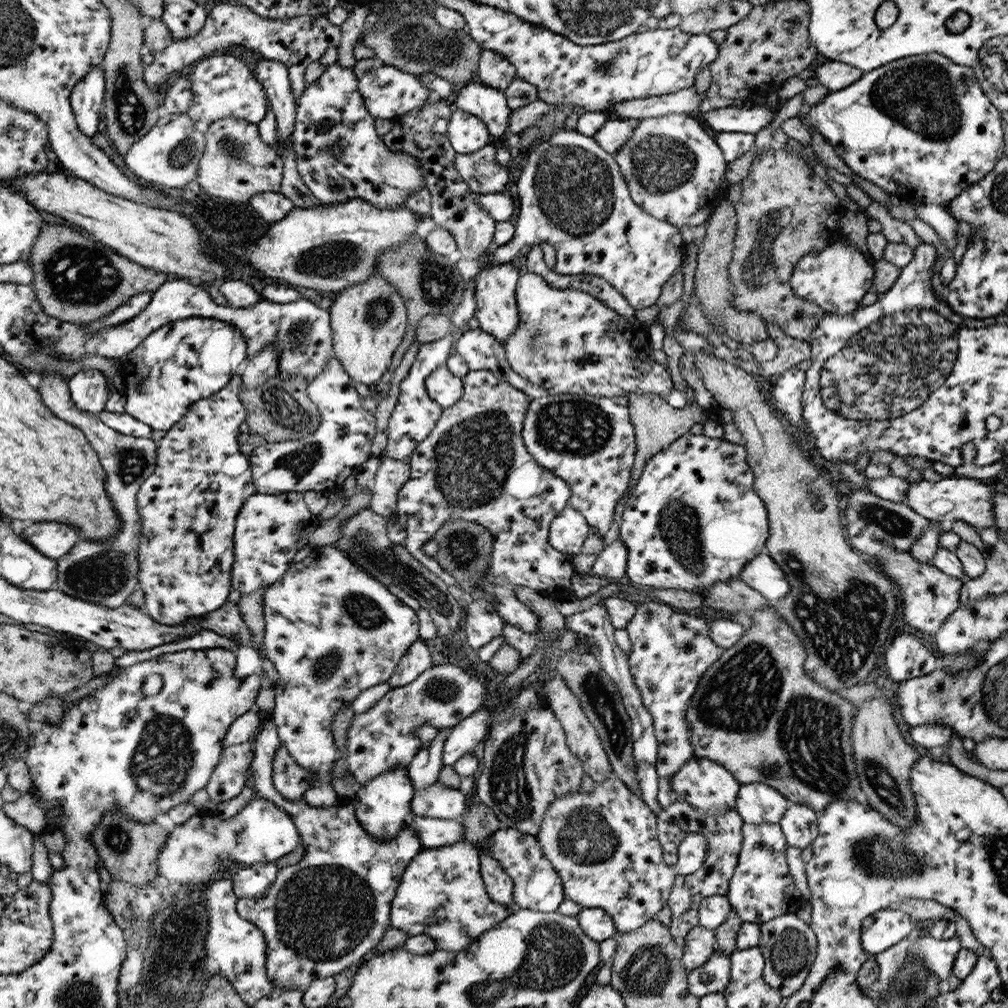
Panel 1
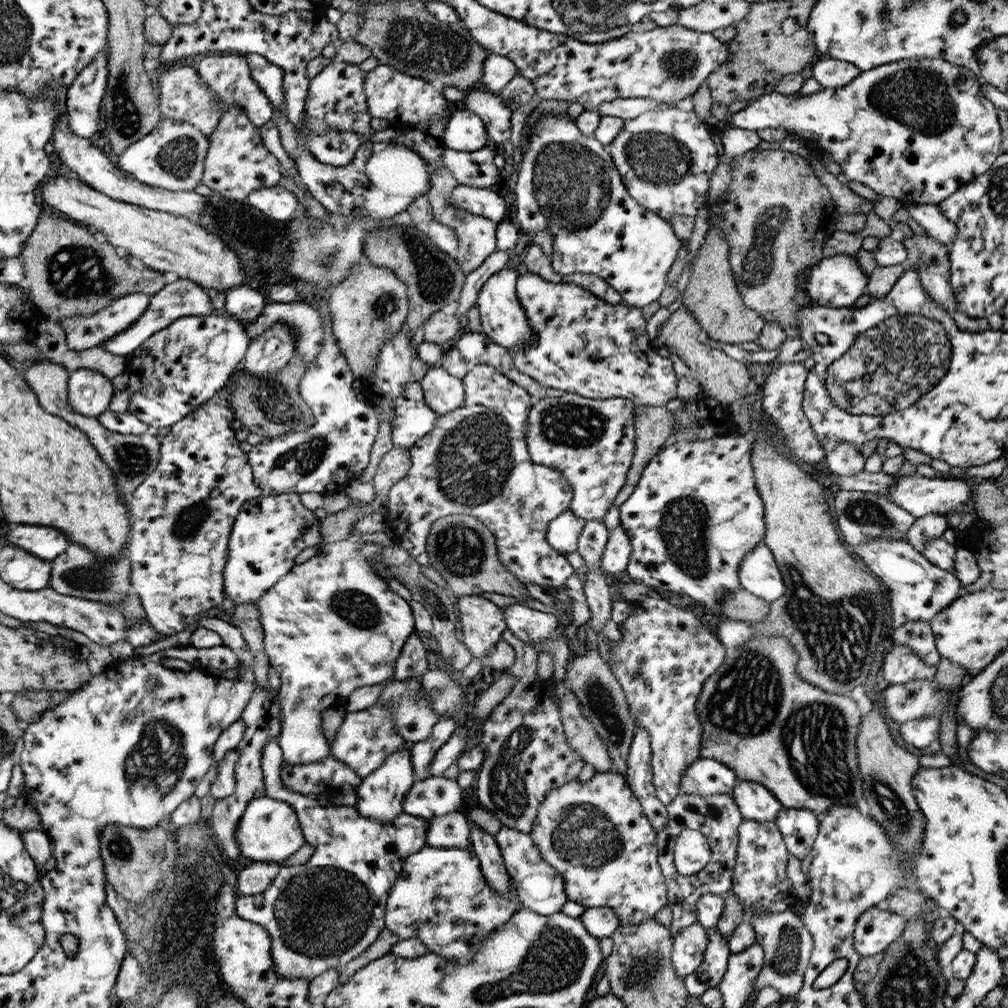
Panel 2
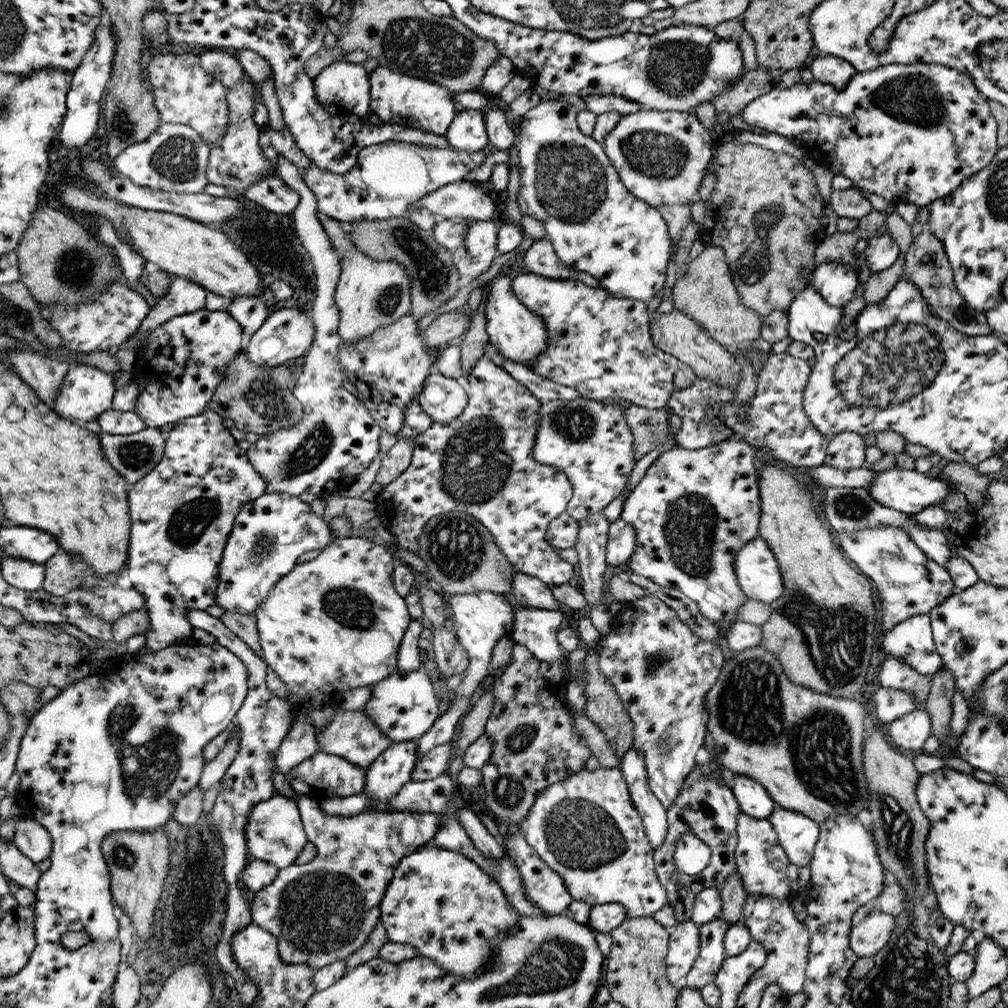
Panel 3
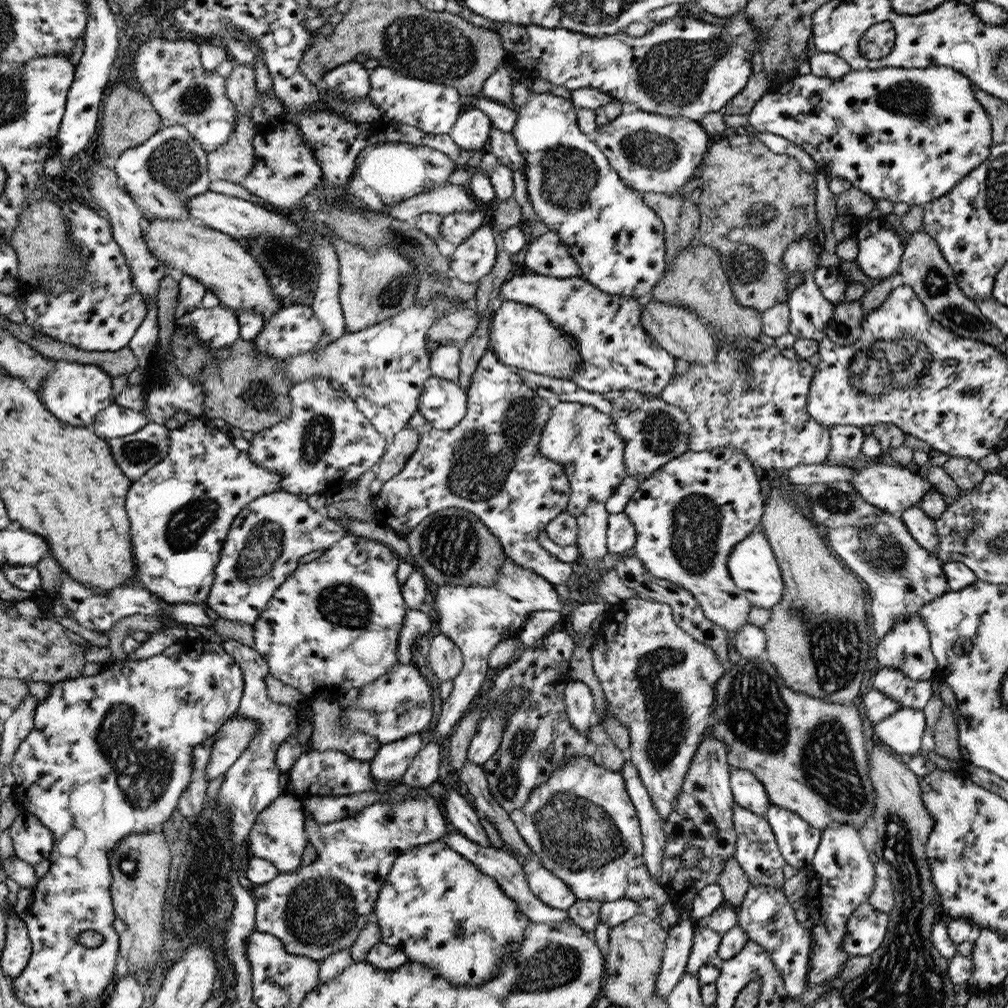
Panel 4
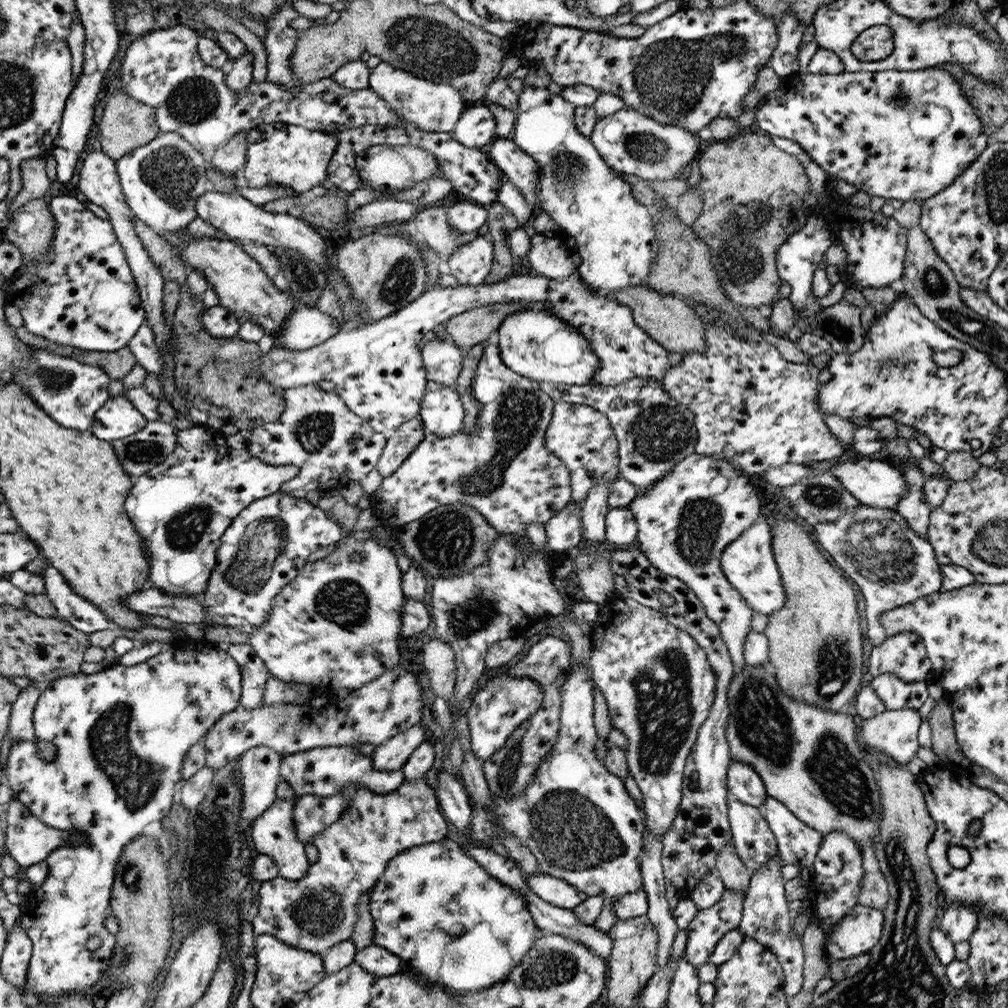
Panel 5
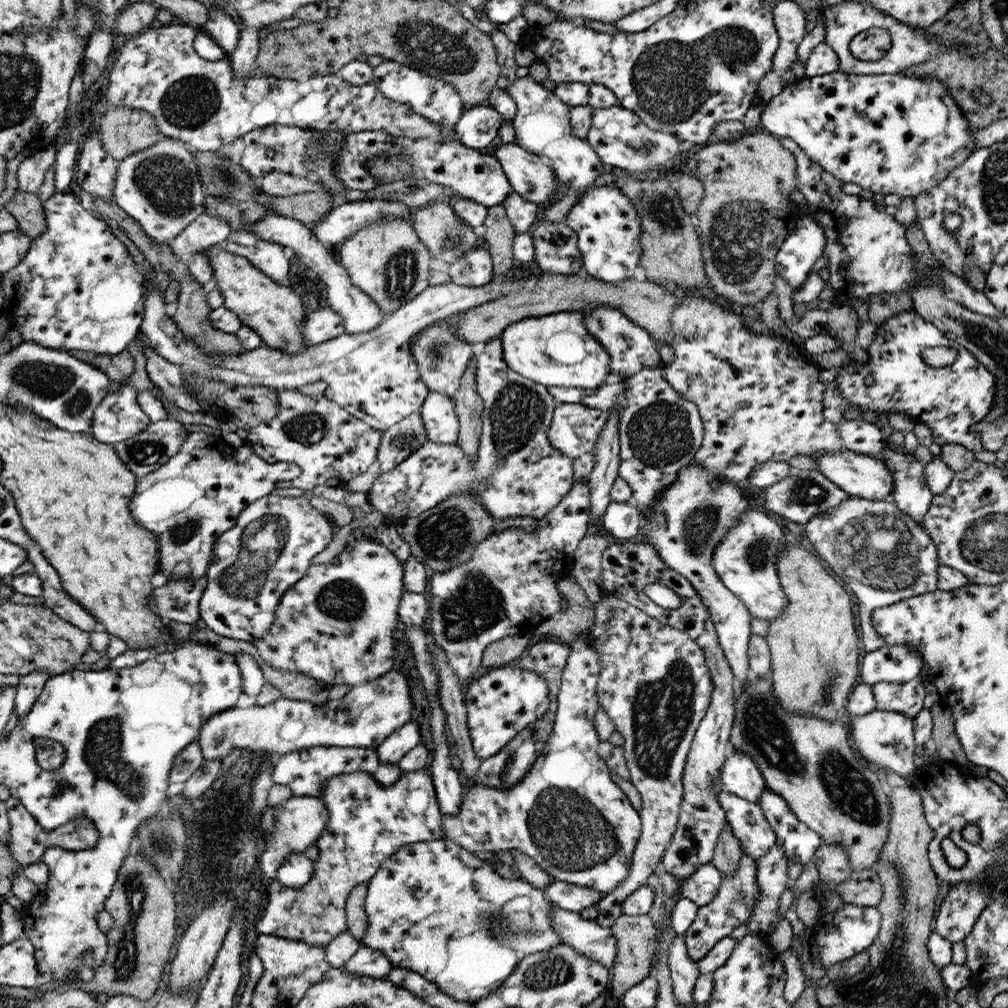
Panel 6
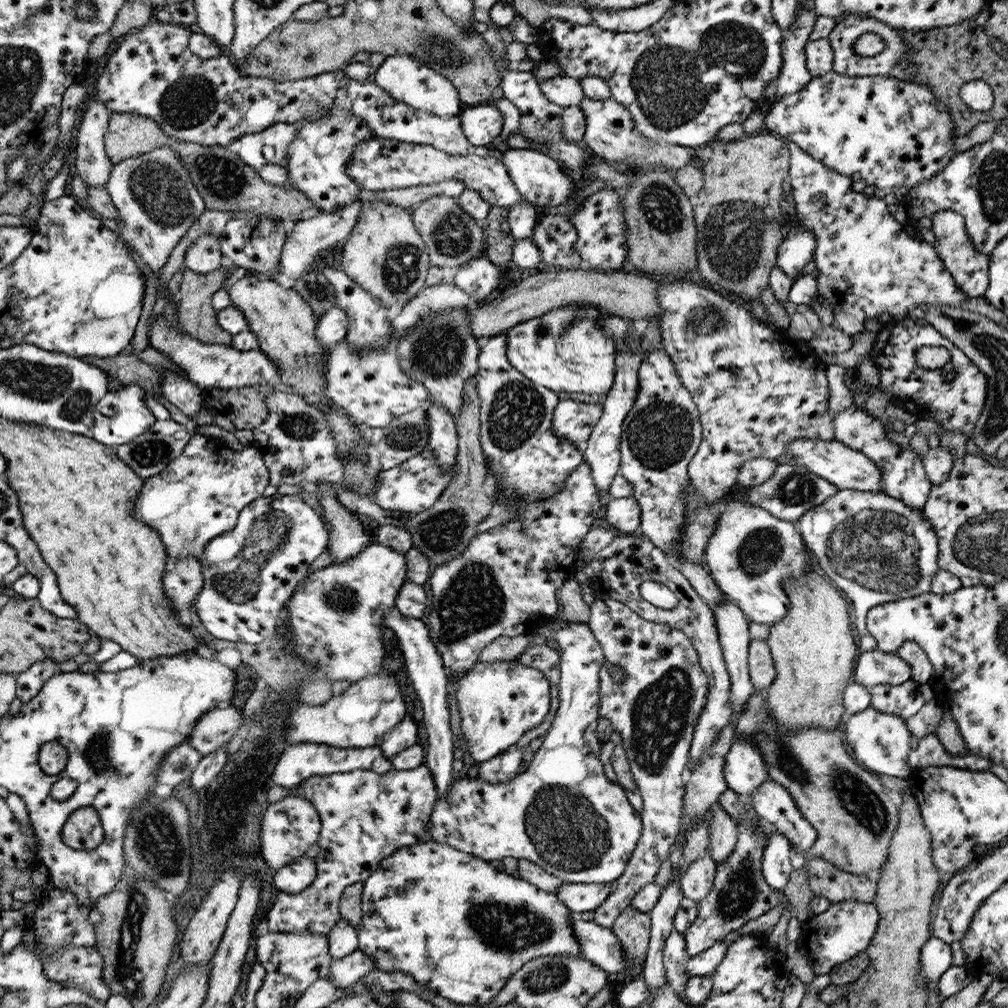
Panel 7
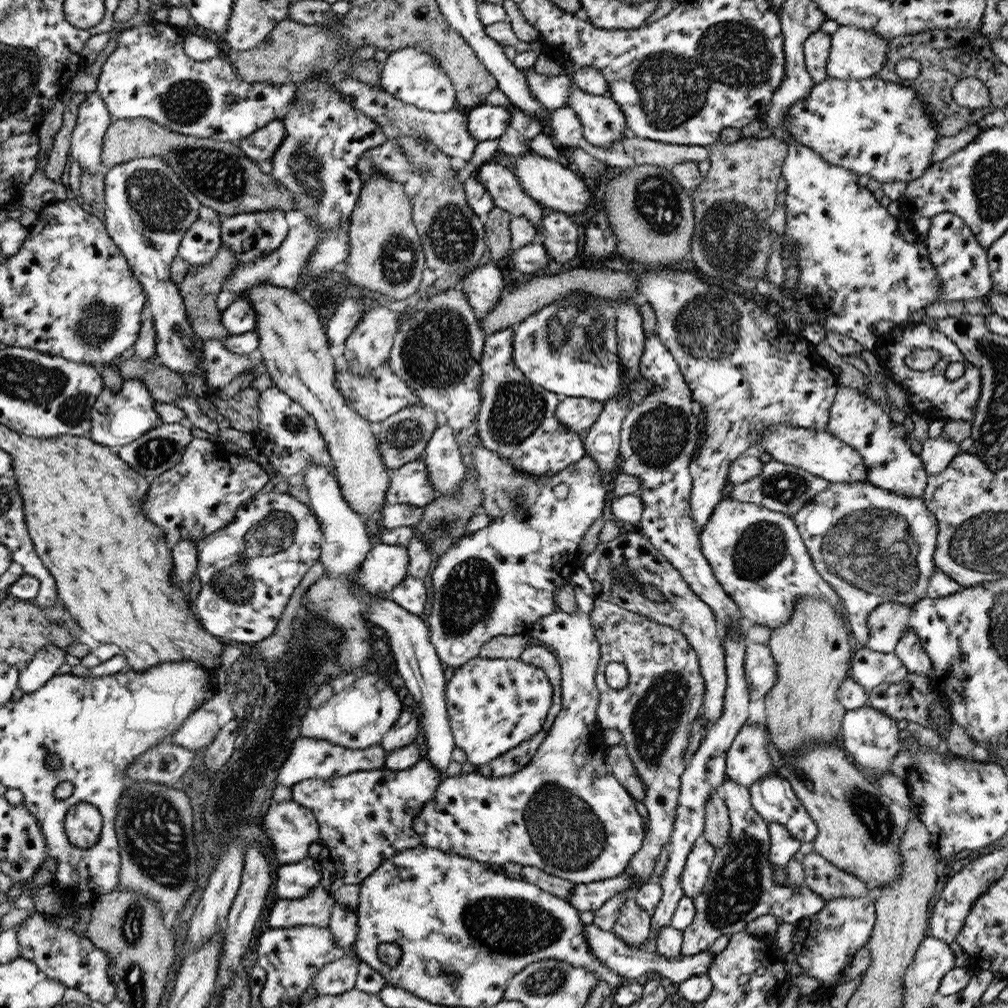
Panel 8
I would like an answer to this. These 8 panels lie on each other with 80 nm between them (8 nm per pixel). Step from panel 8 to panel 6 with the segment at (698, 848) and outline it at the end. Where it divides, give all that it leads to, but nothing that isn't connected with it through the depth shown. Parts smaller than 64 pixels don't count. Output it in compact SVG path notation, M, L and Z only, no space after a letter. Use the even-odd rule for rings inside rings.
M711 862L701 864L690 876L683 877L681 896L698 907L706 907L718 894L721 879L721 872Z

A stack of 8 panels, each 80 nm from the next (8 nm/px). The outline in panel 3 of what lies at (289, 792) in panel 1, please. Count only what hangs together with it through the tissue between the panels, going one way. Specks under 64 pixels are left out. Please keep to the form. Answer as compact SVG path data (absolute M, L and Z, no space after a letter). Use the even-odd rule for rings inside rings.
M321 750L312 758L305 760L305 763L290 769L286 776L296 794L312 798L316 803L322 803L333 797L361 794L366 786L366 770L351 764L341 756L328 754Z

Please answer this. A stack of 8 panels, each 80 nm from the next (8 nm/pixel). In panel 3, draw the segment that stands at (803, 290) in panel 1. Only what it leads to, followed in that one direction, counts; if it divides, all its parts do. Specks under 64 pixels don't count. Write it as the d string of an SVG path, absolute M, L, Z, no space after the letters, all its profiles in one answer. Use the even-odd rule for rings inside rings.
M826 261L813 270L812 285L822 299L832 307L848 305L860 285L859 273L846 263Z

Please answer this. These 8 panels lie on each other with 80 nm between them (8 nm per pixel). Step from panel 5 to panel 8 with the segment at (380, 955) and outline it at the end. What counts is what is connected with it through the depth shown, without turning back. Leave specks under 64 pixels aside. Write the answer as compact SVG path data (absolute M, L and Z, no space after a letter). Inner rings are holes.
M344 957L326 964L311 978L310 986L322 995L340 995L356 987L359 960Z

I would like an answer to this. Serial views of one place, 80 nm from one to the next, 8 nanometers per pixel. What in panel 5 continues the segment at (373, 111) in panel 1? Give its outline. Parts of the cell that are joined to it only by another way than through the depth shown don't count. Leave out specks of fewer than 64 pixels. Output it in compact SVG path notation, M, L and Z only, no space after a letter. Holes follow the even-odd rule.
M382 61L369 74L369 86L385 100L410 126L426 132L450 133L459 121L460 115L468 106L463 96L448 82L435 83L404 72Z

